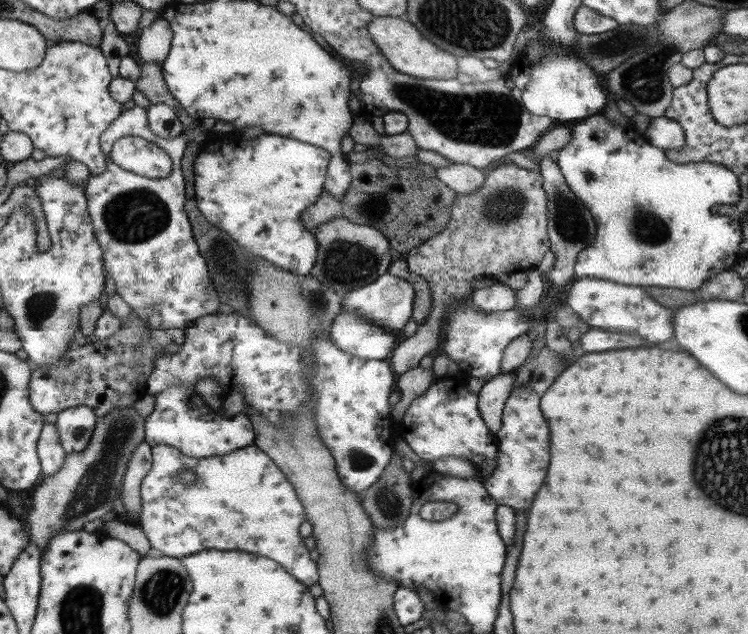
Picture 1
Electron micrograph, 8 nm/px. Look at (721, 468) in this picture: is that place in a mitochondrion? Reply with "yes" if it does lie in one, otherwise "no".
yes

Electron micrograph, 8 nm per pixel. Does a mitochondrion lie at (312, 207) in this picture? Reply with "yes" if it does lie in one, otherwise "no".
no

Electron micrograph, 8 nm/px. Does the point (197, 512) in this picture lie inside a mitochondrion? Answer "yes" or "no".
no

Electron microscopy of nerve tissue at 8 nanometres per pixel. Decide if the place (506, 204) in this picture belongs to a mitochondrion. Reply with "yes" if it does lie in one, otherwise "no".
yes

